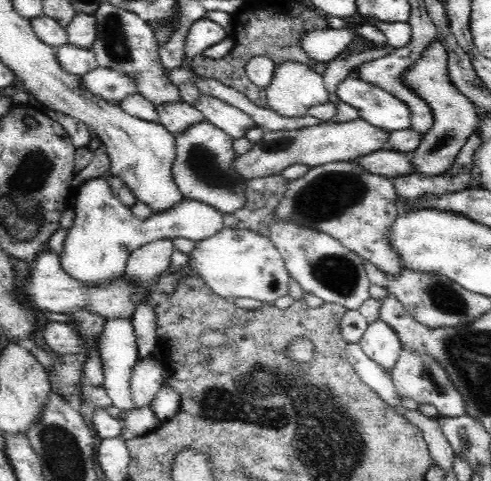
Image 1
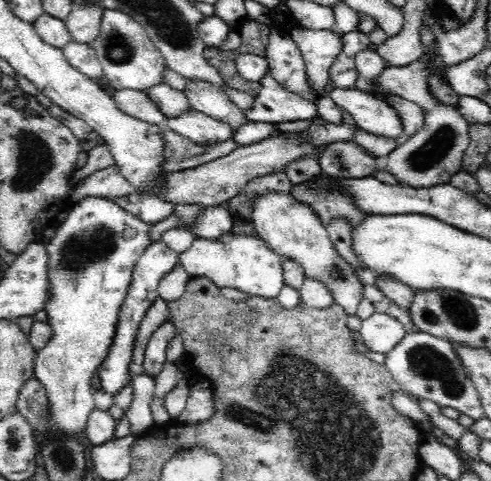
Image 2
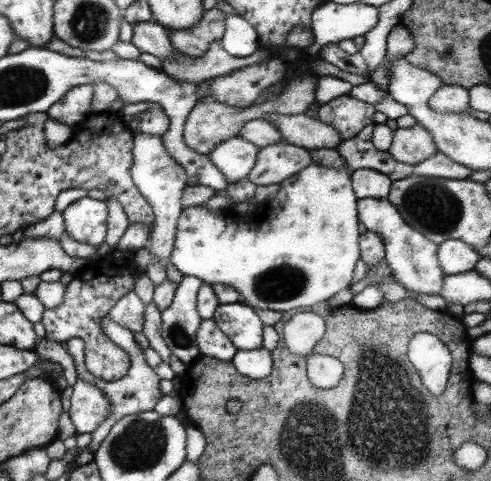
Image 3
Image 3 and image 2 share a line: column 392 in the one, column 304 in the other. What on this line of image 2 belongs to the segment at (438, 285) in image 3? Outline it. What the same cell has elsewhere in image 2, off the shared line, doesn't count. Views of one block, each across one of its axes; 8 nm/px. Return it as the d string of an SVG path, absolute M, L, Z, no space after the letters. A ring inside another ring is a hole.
M282 192L260 194L252 210L252 224L258 236L268 244L272 252L276 252L280 258L286 258L288 262L296 262L308 280L316 280L332 292L334 304L340 304L346 316L356 316L358 306L364 300L362 298L364 284L356 276L356 268L352 268L350 264L346 264L344 258L340 258L326 228L312 212L312 208L308 208L308 204L298 204L296 200L292 200L292 194Z

